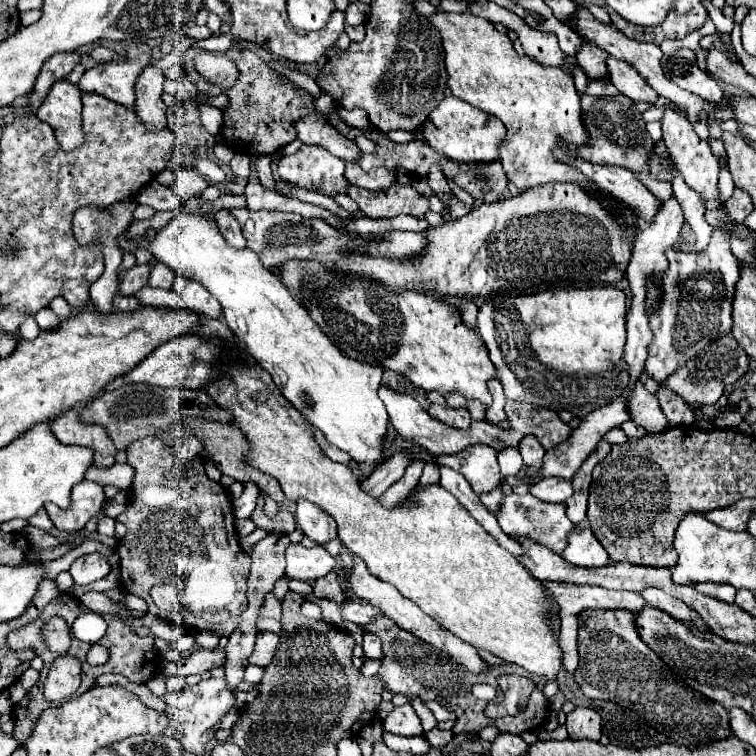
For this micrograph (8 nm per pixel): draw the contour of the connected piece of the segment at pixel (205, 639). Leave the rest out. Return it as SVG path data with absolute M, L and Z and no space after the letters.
M197 629L197 631L193 631L193 635L195 635L195 641L197 641L199 647L207 647L207 649L219 647L219 637L217 637L213 631Z

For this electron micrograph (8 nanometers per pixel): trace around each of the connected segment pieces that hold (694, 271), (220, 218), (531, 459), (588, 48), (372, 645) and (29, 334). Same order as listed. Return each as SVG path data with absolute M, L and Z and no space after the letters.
M713 231L709 245L701 253L667 249L665 255L669 259L669 269L661 283L657 307L653 307L653 313L649 315L649 325L655 337L649 345L649 357L645 361L645 371L659 383L717 337L731 333L733 293L741 275L741 263L733 257L733 253L729 253L725 233Z
M217 211L215 213L215 221L217 221L217 229L221 231L221 235L225 237L225 241L231 245L231 247L245 247L245 237L241 235L241 227L237 223L237 219L229 213L229 211Z
M531 435L523 437L521 445L519 445L519 451L523 455L525 465L529 465L529 467L541 467L541 459L545 455L545 449L541 449L541 443L535 437L531 437Z
M585 41L583 49L577 53L577 61L579 65L585 69L587 77L589 79L601 79L607 75L607 65L605 65L605 59L609 55L601 49L597 49L593 43Z
M365 633L363 637L363 657L369 661L381 659L381 639L377 635Z
M27 317L25 319L25 323L19 327L19 335L23 339L35 339L39 335L39 327L37 327L37 323L35 323L33 317Z

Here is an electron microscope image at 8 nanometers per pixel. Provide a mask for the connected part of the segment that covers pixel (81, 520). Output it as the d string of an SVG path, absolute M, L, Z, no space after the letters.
M81 481L73 487L73 499L69 509L61 509L53 503L47 503L45 509L59 531L77 533L85 527L85 523L95 517L105 503L105 493L99 483Z

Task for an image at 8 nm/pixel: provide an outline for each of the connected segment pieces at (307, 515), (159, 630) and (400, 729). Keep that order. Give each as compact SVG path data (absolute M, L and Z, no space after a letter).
M297 501L295 519L301 531L317 545L325 545L327 541L337 537L337 525L333 517L323 513L317 505L311 505L309 501Z
M145 615L145 617L141 617L141 623L143 625L147 625L147 627L151 627L151 631L155 633L155 637L161 637L161 639L167 639L171 645L181 637L181 633L183 633L183 629L179 627L179 625L175 625L175 623L169 623L169 621L163 621L163 619L159 619L159 617L153 617L153 615Z
M405 703L401 707L395 707L387 719L383 721L383 727L387 733L393 735L401 735L401 737L413 737L413 735L421 735L423 727L421 721L417 717L417 713L413 711L411 703Z

